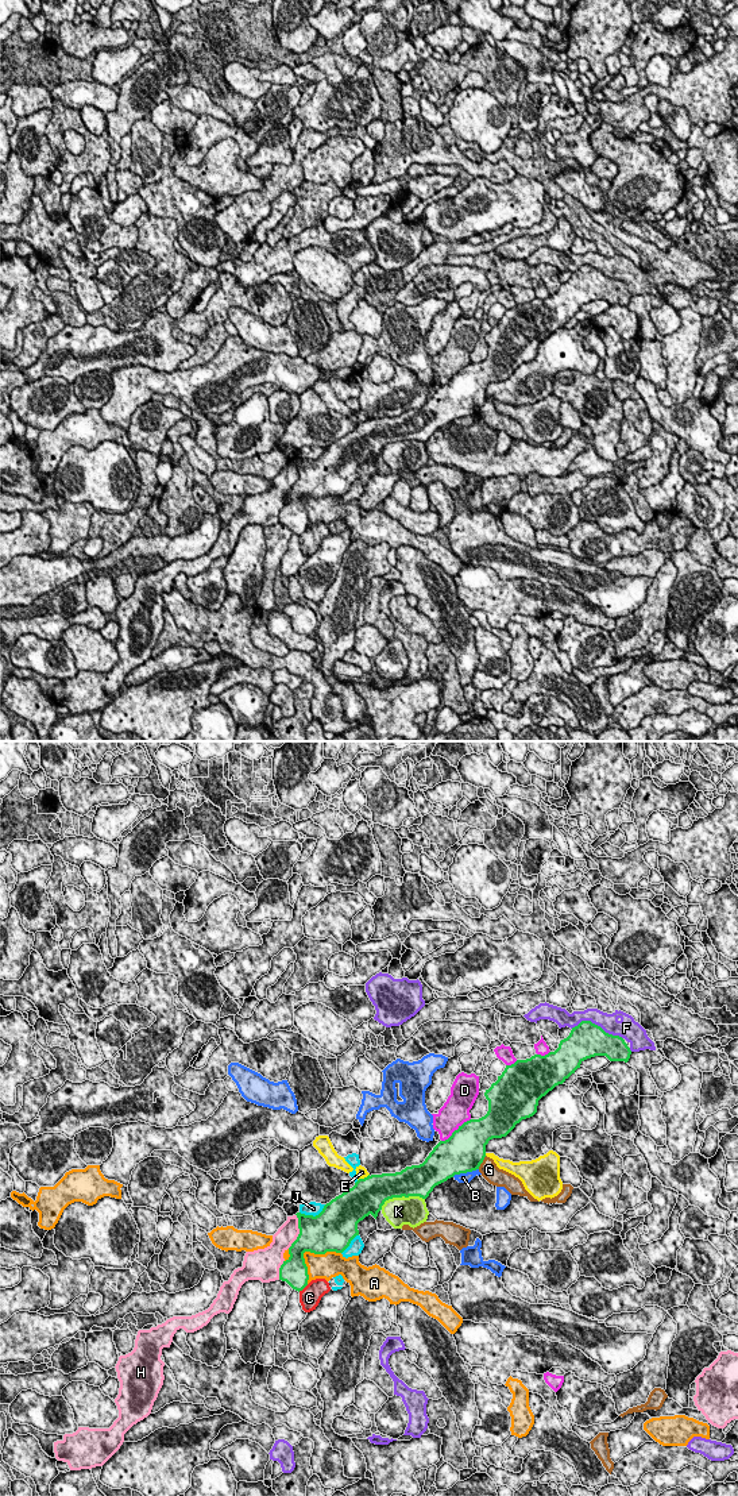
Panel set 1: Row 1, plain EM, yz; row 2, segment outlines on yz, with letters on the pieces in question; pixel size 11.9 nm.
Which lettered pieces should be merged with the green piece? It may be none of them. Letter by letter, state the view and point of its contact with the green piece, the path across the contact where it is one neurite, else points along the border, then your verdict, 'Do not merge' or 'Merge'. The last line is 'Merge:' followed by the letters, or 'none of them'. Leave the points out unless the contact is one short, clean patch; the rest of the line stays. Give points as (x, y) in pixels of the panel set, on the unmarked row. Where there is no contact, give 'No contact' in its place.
A: Touches green at yz (306, 494). Do not merge
B: Touches green at yz (464, 416). Do not merge
C: Touches green at yz (302, 532). Do not merge
D: Touches green at yz (455, 374). Do not merge
E: Touches green at yz (364, 421). Do not merge
F: Touches green at yz (597, 269). Do not merge
G: Touches green at yz (482, 405). Boundary: yz (486, 400), (478, 412). Do not merge
H: Touches green at yz (300, 475). Do not merge
J: Touches green at yz (312, 459). Do not merge
K: Touches green at yz (401, 440). Do not merge
Merge: none of them

